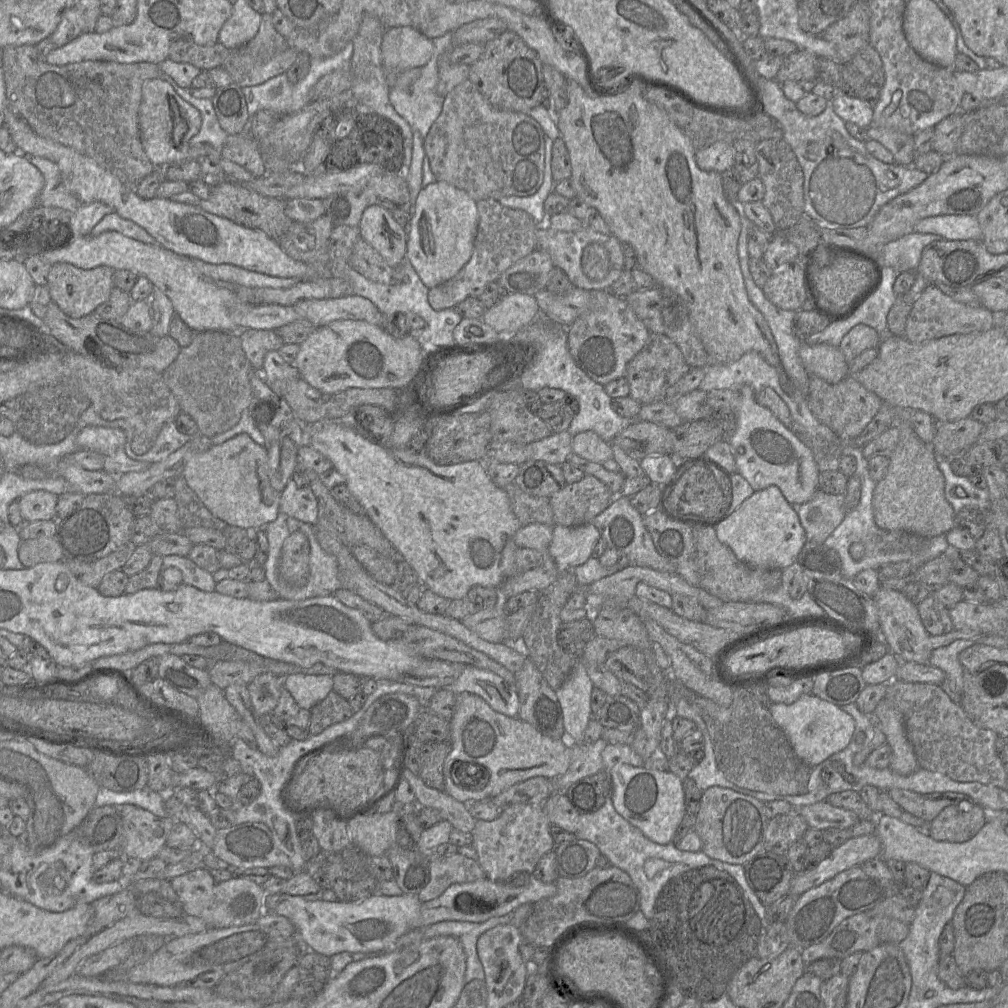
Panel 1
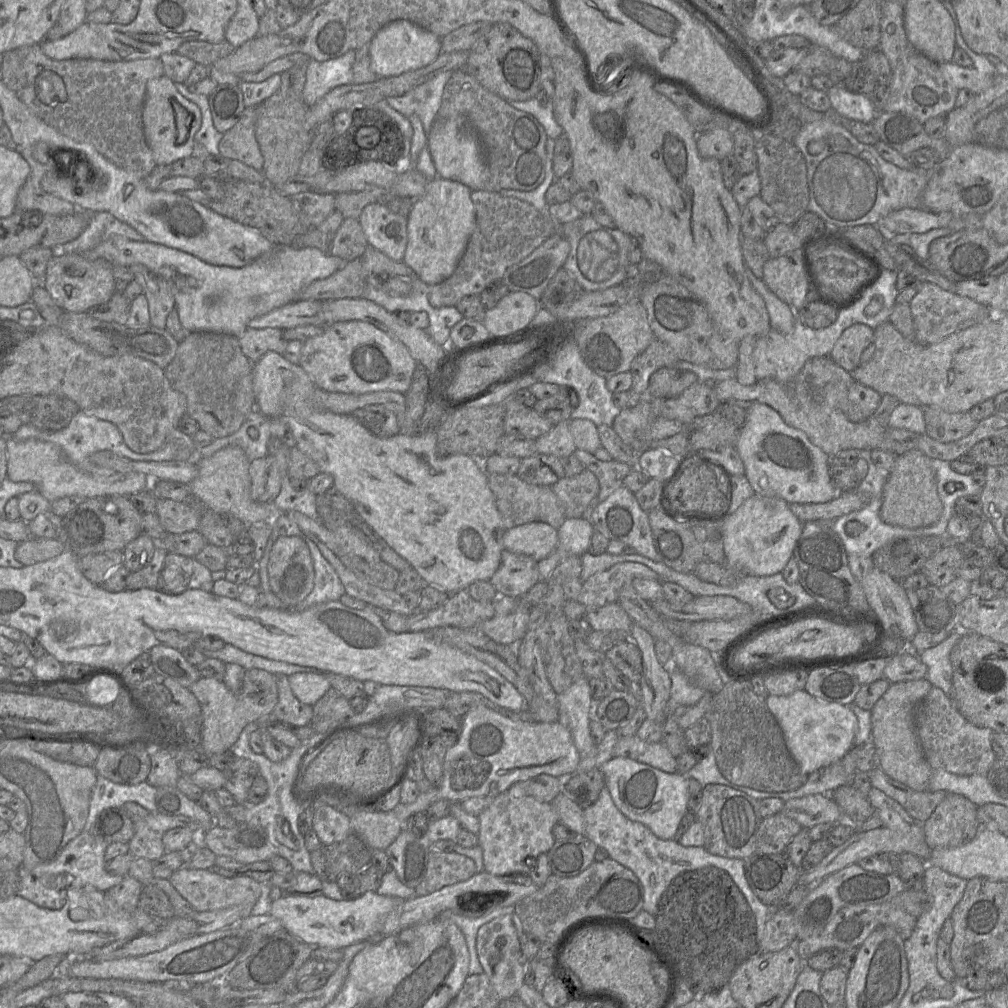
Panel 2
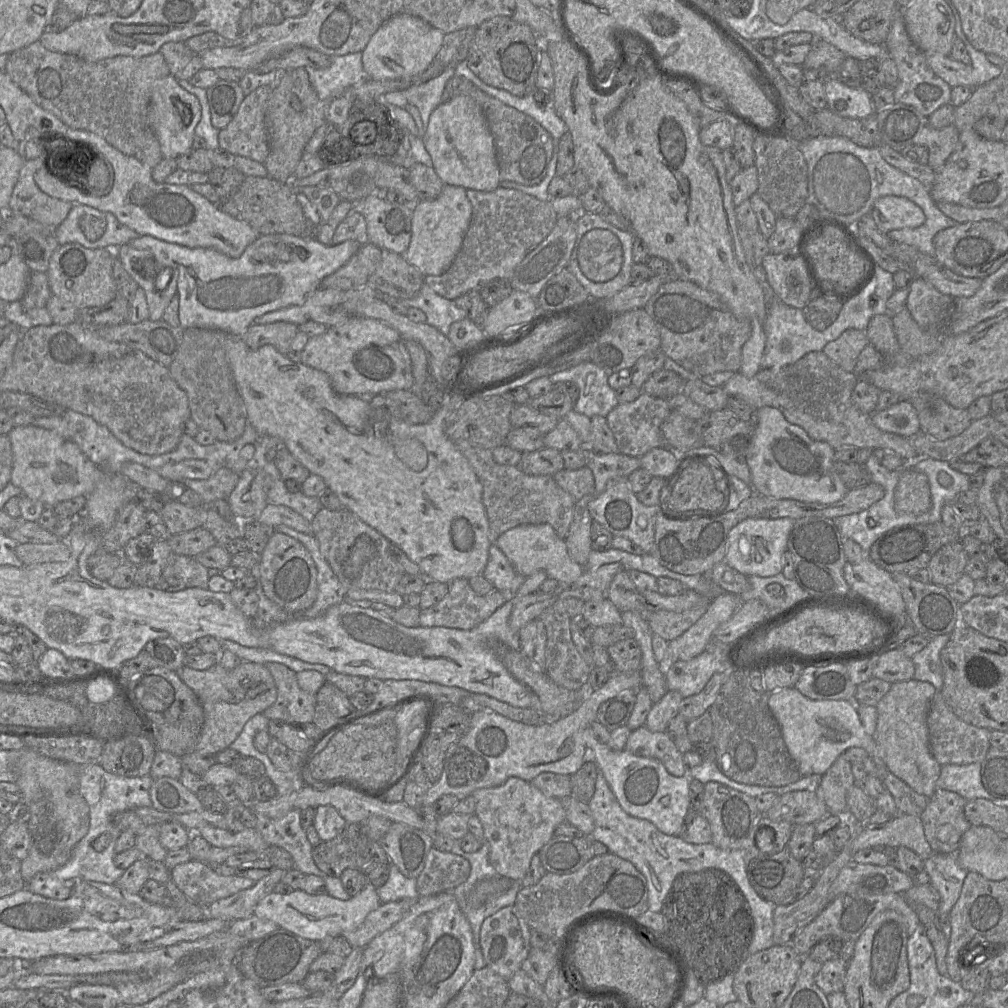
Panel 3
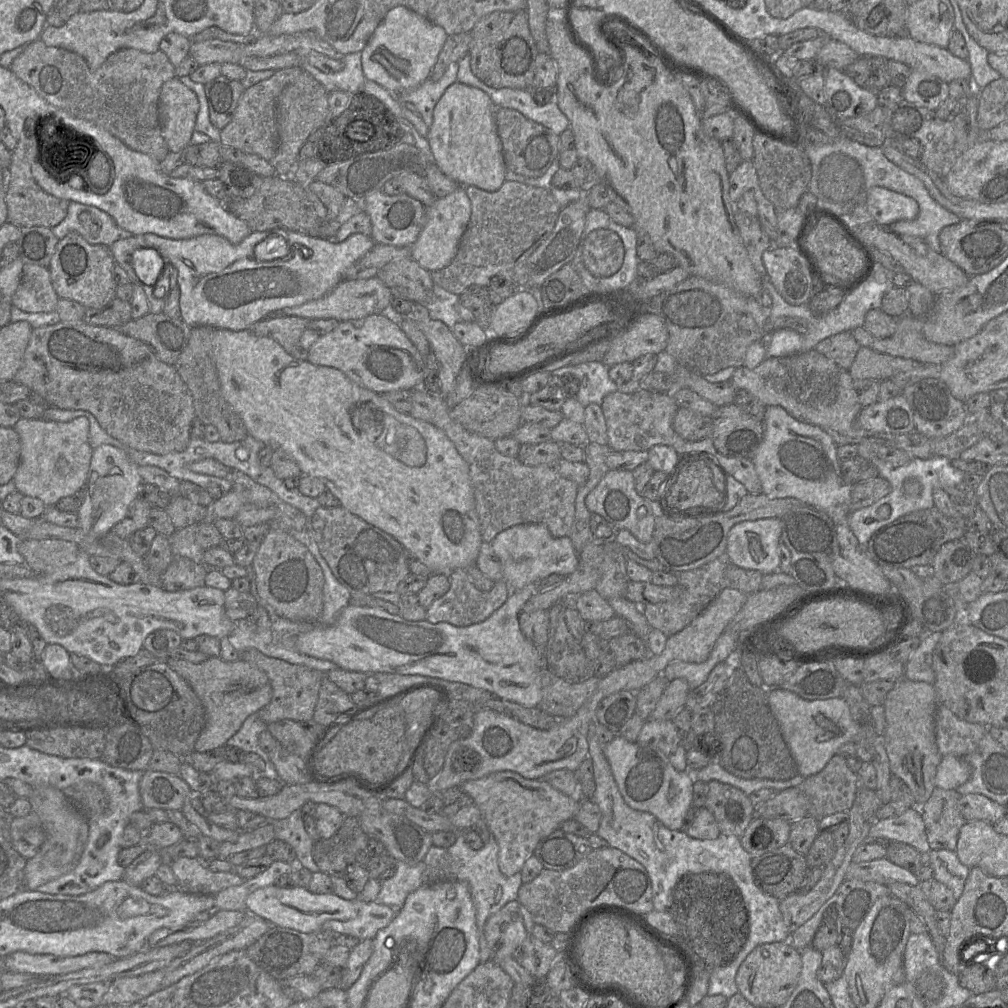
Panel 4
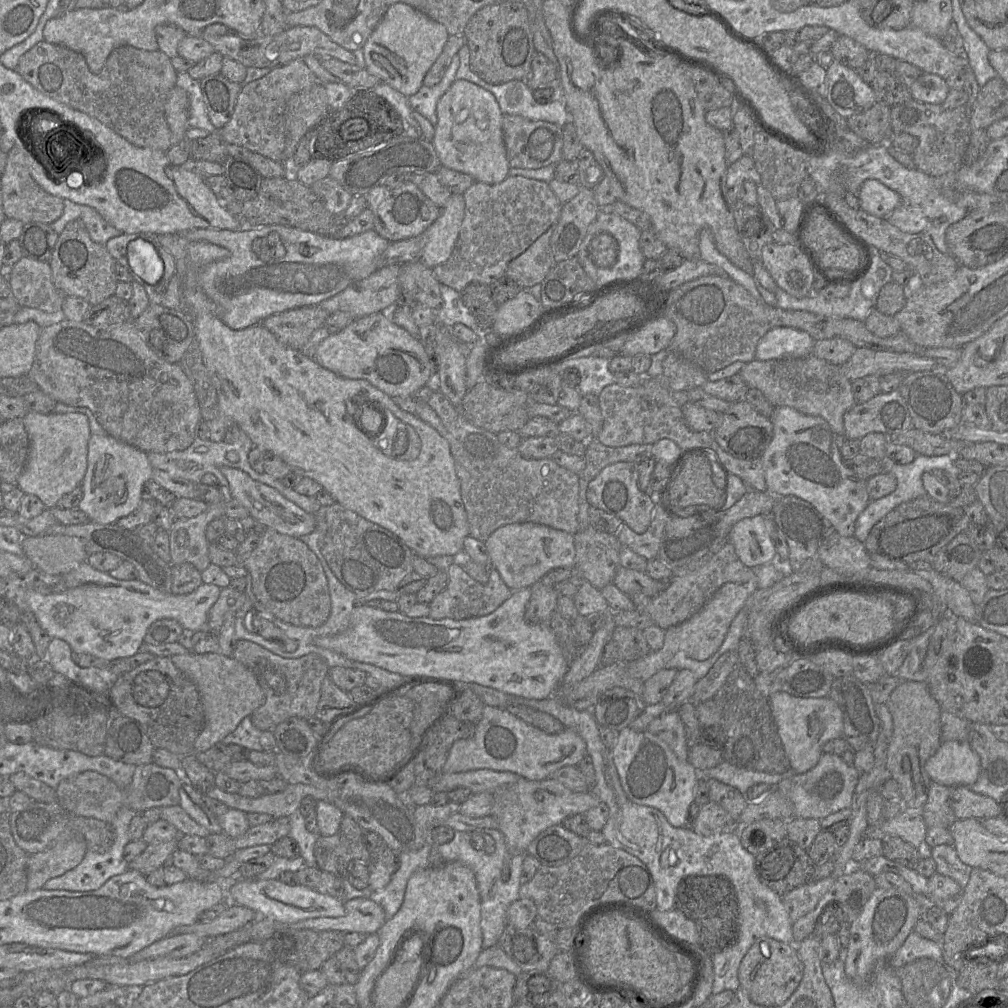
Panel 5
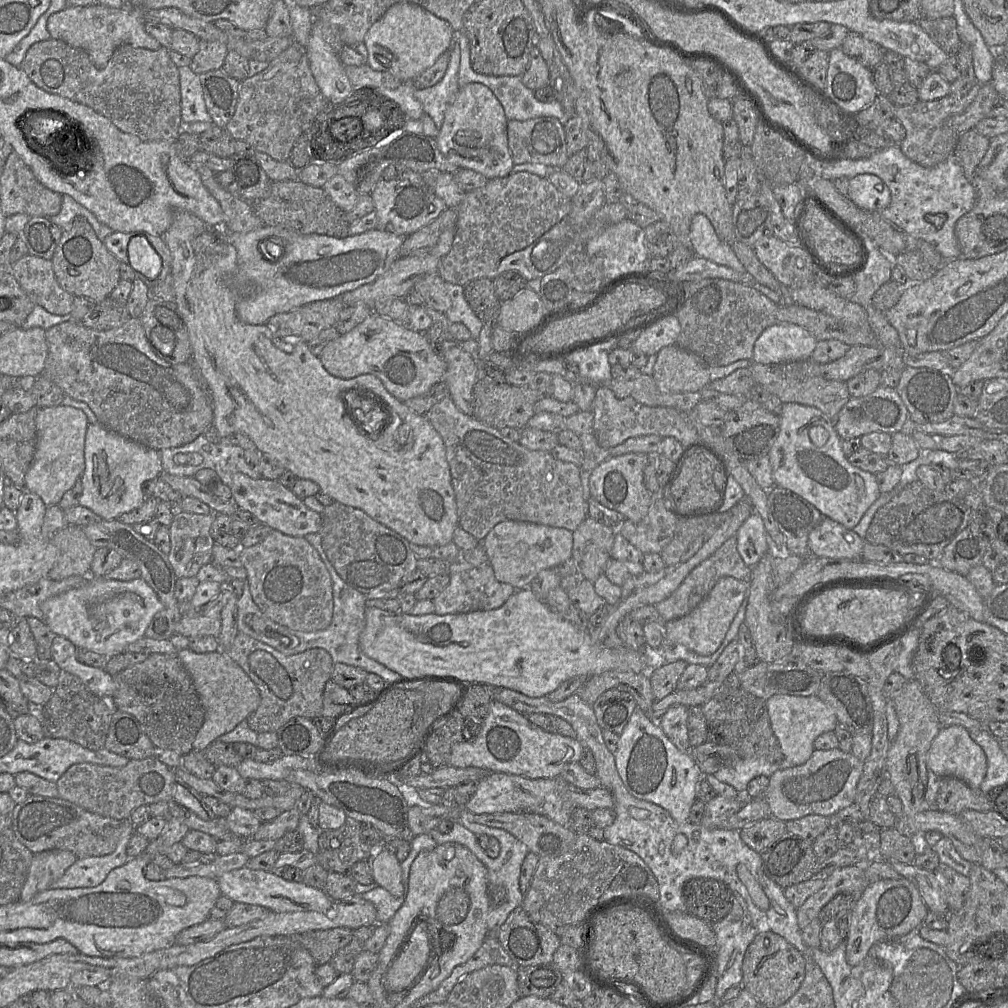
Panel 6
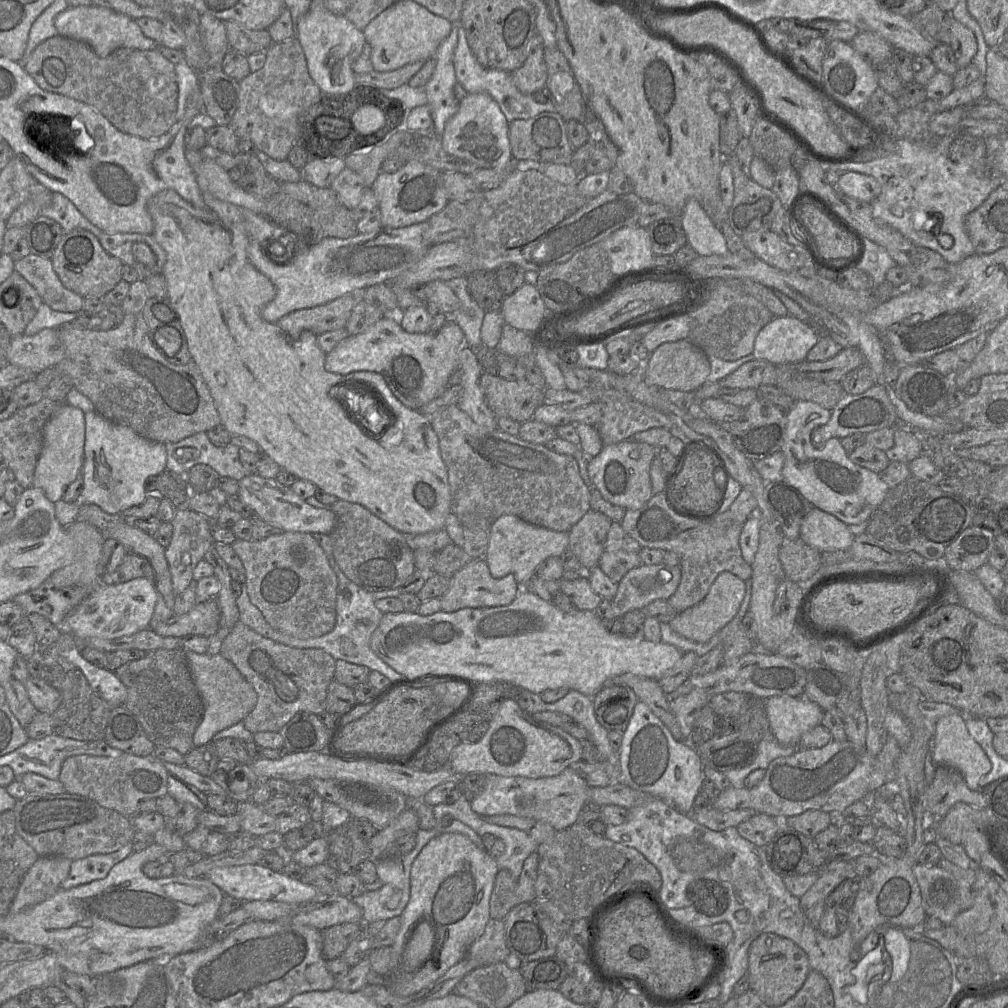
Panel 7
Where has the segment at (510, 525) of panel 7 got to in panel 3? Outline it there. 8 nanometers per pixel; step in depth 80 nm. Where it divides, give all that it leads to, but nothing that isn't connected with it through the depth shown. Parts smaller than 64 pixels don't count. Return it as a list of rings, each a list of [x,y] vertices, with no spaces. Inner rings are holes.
[[[522,524],[502,533],[494,544],[506,555],[515,570],[524,577],[543,570],[559,584],[571,584],[584,572],[568,554],[566,541],[559,538],[549,524]]]

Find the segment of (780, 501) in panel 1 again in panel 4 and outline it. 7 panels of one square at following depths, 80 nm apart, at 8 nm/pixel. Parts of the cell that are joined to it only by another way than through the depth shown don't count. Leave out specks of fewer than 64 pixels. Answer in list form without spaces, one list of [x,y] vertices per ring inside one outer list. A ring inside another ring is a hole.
[[[780,518],[743,521],[728,534],[726,553],[730,563],[763,575],[779,570],[779,543],[782,535]]]

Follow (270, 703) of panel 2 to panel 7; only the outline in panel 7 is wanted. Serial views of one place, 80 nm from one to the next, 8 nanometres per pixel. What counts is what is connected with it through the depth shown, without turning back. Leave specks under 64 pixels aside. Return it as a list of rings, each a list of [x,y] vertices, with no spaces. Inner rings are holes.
[[[217,649],[206,654],[184,651],[194,683],[204,703],[204,716],[193,736],[194,747],[212,742],[214,735],[243,719],[255,708],[257,693],[239,670]]]

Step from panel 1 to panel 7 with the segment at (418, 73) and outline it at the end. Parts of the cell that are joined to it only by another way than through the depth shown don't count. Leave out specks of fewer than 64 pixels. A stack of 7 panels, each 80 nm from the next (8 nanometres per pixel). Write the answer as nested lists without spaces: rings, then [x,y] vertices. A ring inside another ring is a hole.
[[[460,20],[451,23],[449,36],[439,45],[434,59],[436,67],[434,73],[425,86],[430,113],[434,122],[434,130],[441,137],[447,121],[453,117],[459,109],[459,100],[455,96],[456,84],[453,54],[458,40],[458,28]]]

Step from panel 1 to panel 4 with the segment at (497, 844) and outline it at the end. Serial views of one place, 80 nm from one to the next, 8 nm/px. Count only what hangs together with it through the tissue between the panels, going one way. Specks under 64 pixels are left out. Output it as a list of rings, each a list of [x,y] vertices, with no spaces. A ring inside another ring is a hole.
[[[512,771],[491,773],[483,778],[468,780],[460,785],[479,808],[482,819],[494,836],[498,847],[501,873],[511,877],[521,872],[525,861],[534,854],[538,843],[561,824],[577,814],[582,797],[570,797],[542,779],[526,779]]]

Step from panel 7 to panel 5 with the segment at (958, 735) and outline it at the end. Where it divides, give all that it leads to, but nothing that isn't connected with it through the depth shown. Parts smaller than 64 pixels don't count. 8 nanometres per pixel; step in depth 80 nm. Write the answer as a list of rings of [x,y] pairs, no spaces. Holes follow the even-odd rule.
[[[969,741],[942,742],[936,753],[926,761],[925,770],[931,781],[943,786],[971,786],[979,777],[981,760]]]

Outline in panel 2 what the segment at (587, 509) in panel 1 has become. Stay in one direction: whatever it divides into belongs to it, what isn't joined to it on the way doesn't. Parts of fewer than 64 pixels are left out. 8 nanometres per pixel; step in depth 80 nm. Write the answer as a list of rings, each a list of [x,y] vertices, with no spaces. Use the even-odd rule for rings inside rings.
[[[588,469],[574,477],[564,477],[551,487],[560,500],[567,519],[582,518],[600,491],[597,477]]]

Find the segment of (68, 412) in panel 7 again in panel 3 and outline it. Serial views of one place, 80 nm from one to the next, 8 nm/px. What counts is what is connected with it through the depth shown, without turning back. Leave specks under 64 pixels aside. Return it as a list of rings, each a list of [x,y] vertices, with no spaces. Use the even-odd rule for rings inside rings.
[[[34,425],[14,426],[8,437],[13,455],[10,482],[22,490],[22,495],[39,500],[46,507],[78,496],[87,497],[104,478],[105,472],[77,444],[54,431]]]

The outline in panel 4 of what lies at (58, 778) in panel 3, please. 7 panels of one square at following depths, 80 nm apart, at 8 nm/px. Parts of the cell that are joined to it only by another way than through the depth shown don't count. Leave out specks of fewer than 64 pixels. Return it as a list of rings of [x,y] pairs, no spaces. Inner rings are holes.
[[[34,787],[29,797],[34,811],[40,818],[45,840],[38,853],[26,861],[24,868],[25,888],[35,891],[40,885],[56,879],[75,868],[88,840],[87,818],[72,804],[63,791],[51,787]]]

